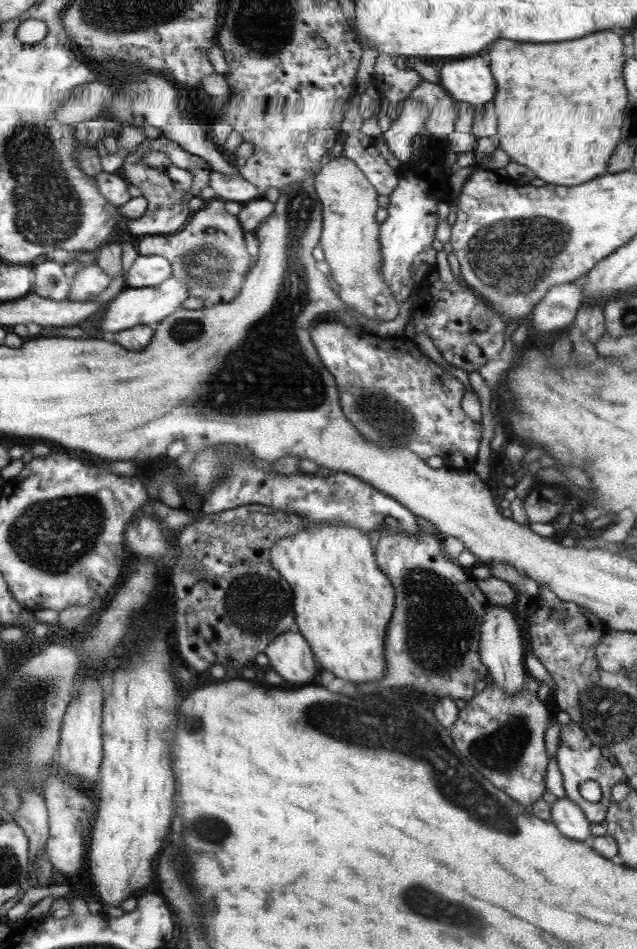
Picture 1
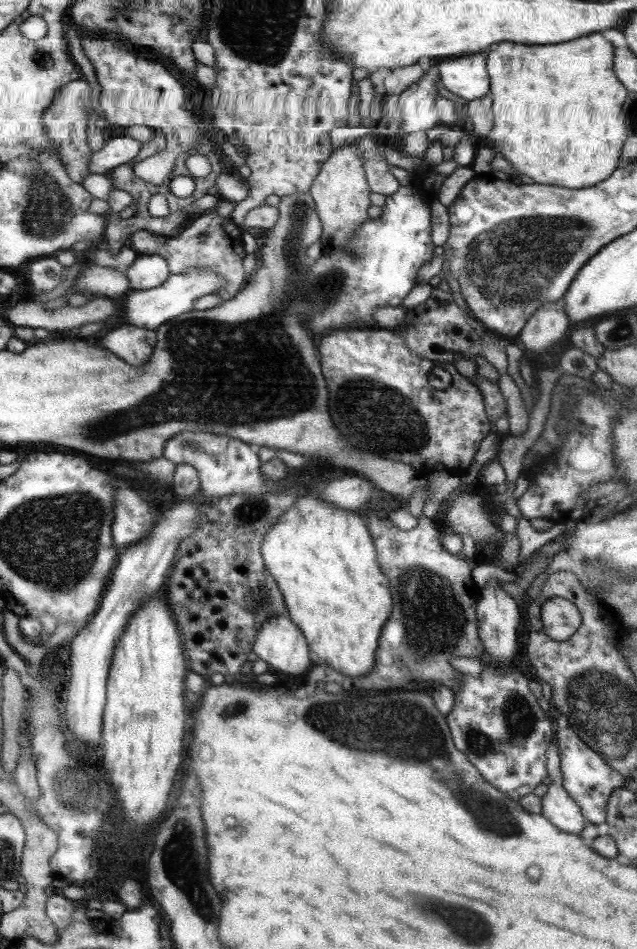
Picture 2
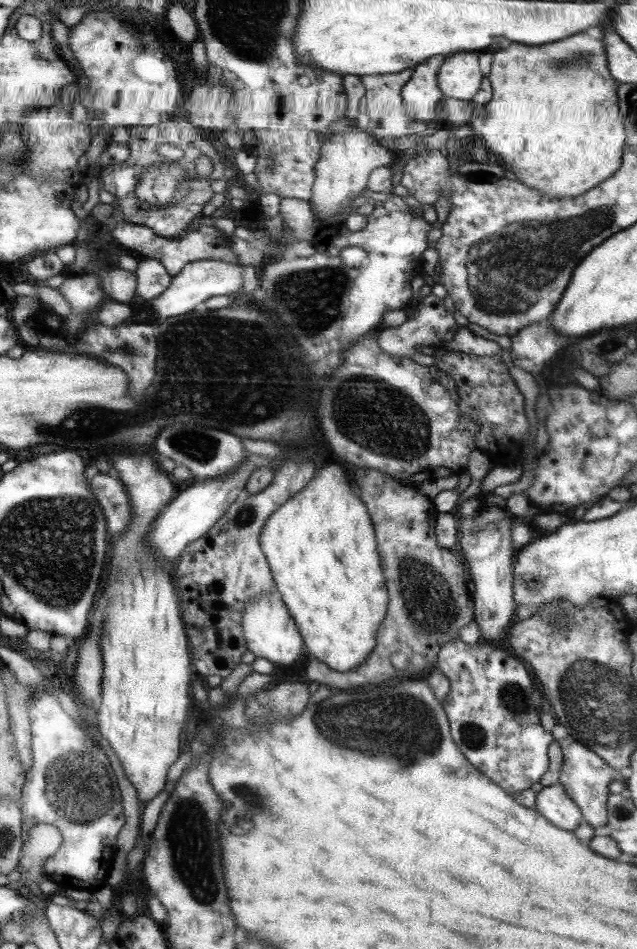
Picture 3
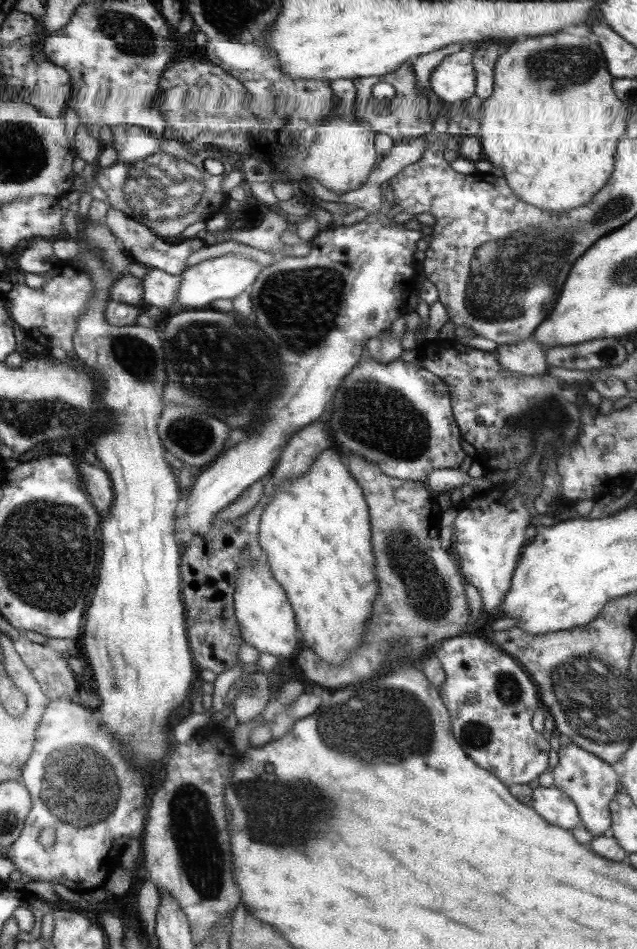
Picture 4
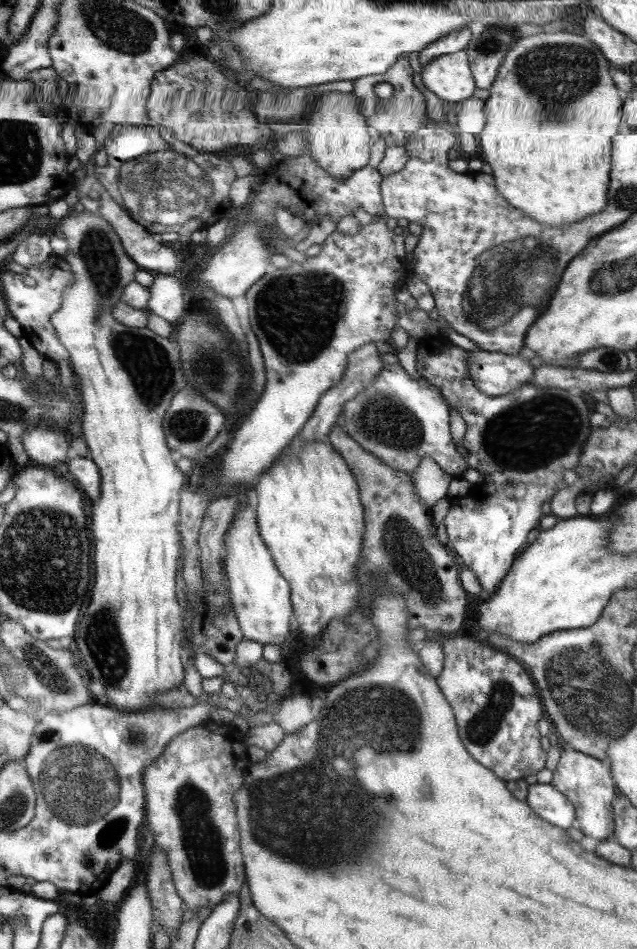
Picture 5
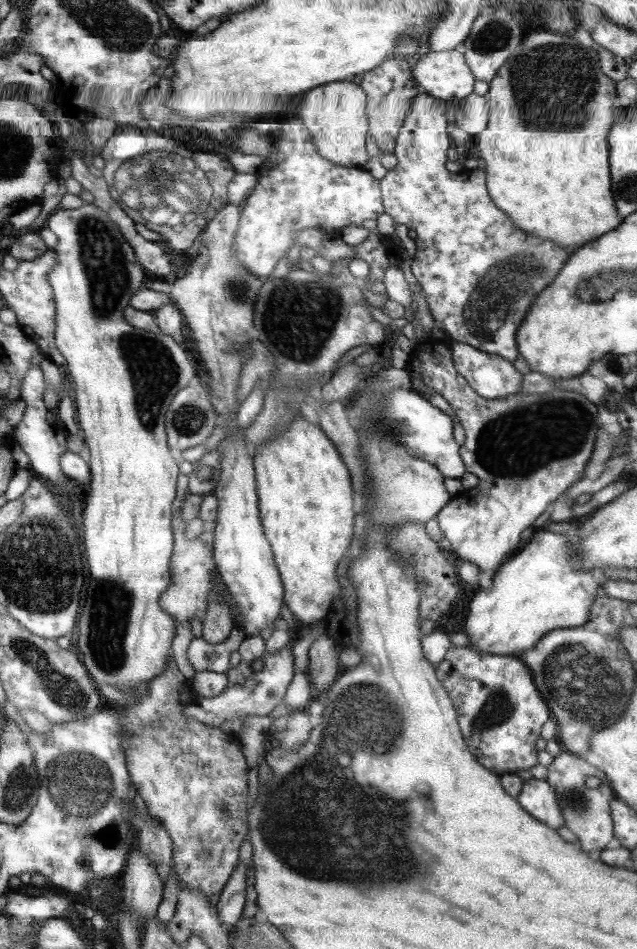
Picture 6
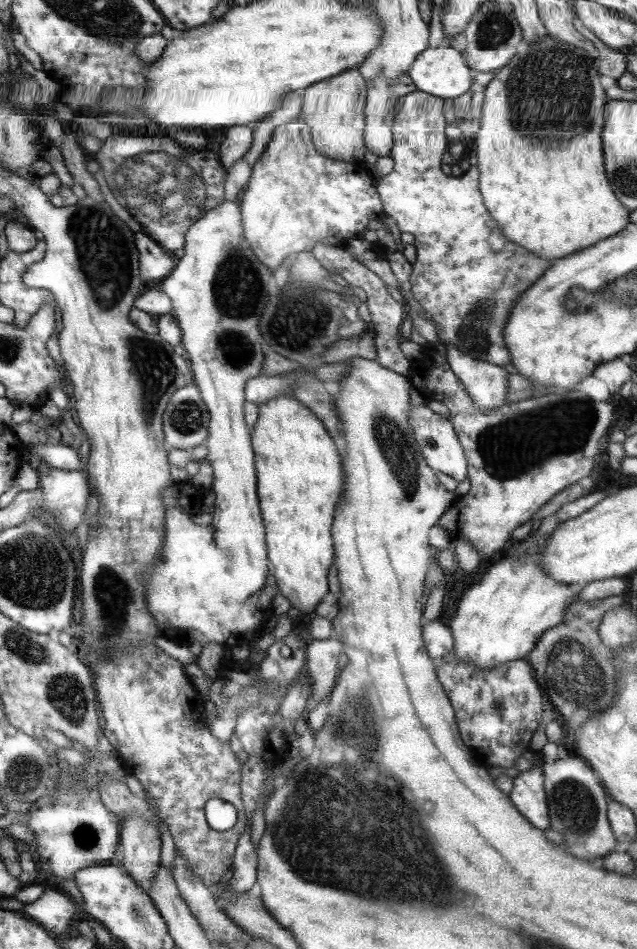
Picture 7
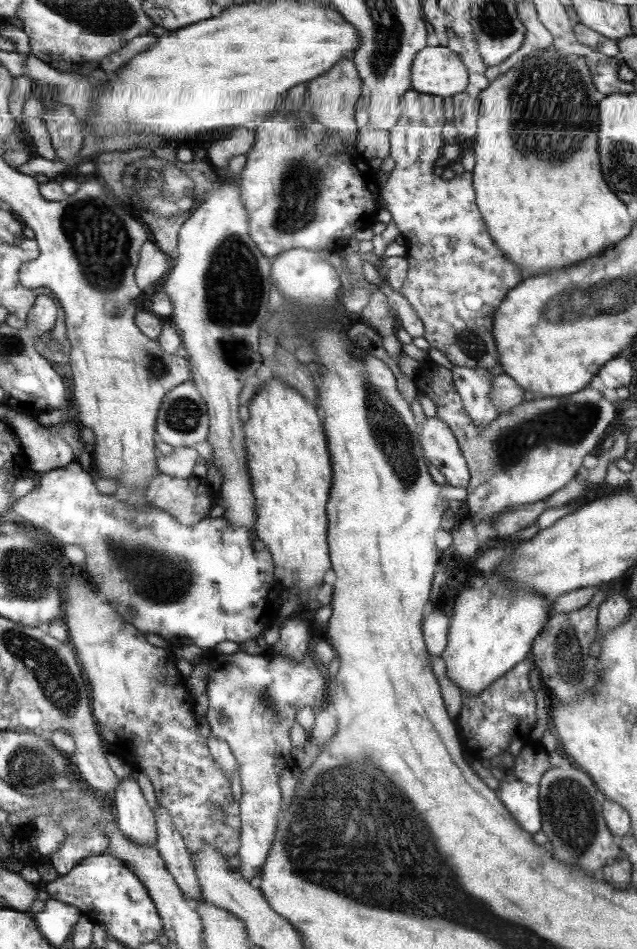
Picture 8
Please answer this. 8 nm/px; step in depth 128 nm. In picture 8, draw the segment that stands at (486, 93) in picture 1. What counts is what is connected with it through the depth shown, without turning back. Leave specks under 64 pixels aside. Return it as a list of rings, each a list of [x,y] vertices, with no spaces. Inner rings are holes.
[[[425,46],[416,53],[411,86],[419,93],[446,98],[461,93],[469,83],[466,65],[449,48]]]

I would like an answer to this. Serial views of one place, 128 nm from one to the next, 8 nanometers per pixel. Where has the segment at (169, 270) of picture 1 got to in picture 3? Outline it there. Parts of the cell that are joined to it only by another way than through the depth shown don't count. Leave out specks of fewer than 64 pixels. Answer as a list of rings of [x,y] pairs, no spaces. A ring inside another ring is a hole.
[[[141,258],[134,273],[137,279],[137,294],[144,300],[158,298],[170,286],[173,277],[168,275],[159,260]]]

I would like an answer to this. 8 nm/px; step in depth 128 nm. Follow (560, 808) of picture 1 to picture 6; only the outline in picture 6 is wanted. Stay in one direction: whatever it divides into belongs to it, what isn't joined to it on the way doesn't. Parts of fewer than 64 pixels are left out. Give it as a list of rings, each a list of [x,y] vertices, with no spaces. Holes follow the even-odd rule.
[[[533,777],[523,781],[522,790],[516,799],[528,814],[538,819],[543,825],[553,829],[564,827],[556,793],[547,780]]]

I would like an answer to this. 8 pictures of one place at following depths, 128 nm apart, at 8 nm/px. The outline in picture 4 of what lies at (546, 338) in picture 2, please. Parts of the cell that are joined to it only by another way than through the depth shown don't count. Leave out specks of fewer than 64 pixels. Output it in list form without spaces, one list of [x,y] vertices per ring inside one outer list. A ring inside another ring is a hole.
[[[535,339],[523,340],[516,344],[503,344],[495,350],[496,360],[502,370],[523,374],[542,375],[547,372],[546,348]]]

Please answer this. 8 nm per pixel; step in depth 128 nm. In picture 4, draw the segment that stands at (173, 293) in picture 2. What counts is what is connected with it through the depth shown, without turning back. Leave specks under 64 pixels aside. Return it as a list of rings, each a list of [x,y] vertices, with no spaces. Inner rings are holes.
[[[234,253],[201,261],[183,272],[177,296],[177,308],[180,306],[202,308],[213,300],[234,300],[236,296],[250,289],[262,270],[263,266],[258,262]]]

